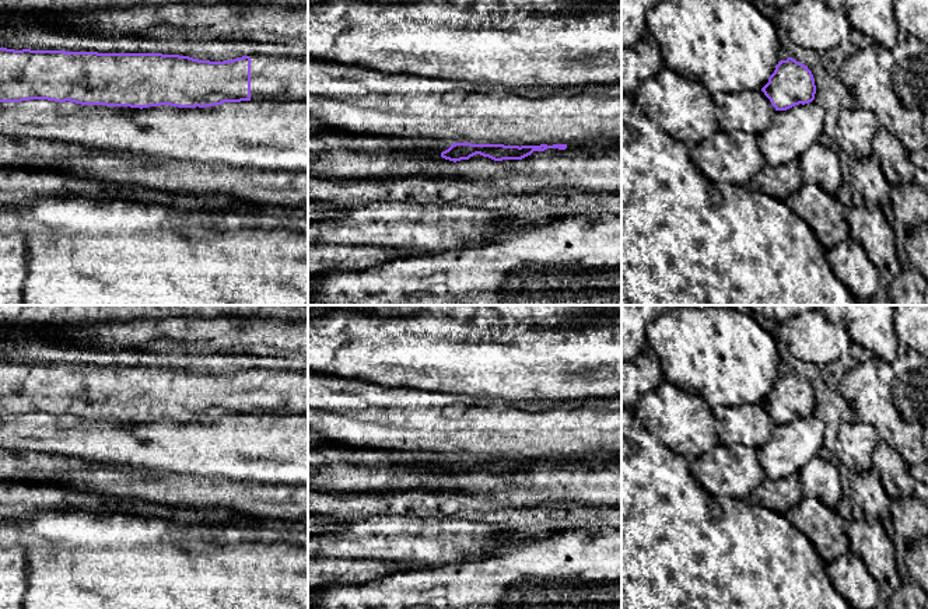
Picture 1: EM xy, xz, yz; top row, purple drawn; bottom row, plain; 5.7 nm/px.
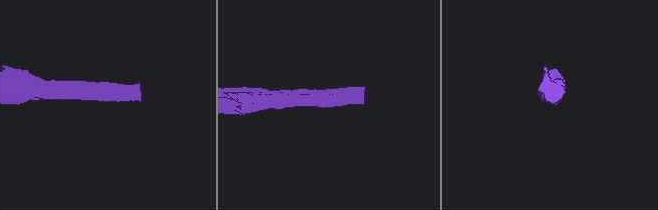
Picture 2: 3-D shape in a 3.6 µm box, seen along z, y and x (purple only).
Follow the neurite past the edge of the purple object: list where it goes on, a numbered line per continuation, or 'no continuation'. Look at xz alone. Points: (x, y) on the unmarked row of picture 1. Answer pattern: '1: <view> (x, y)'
no continuation

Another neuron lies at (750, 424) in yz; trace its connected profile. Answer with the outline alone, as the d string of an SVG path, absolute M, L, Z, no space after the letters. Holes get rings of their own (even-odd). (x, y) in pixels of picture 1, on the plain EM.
M761 403L736 407L719 406L712 412L717 420L717 433L725 445L735 442L759 449L777 426Z

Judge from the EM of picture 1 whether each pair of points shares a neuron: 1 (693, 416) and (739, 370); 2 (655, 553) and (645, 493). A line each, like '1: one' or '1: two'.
1: two
2: one

